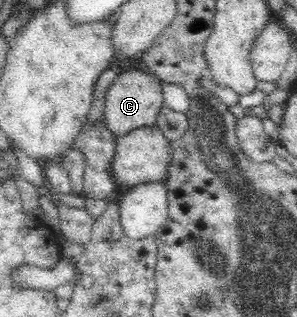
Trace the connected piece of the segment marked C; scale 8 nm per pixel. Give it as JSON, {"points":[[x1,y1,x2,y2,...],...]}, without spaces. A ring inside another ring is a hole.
{"points":[[142,69,118,71,106,92,102,117,106,127,119,137,136,128,154,125,163,105,162,84,158,75]]}

